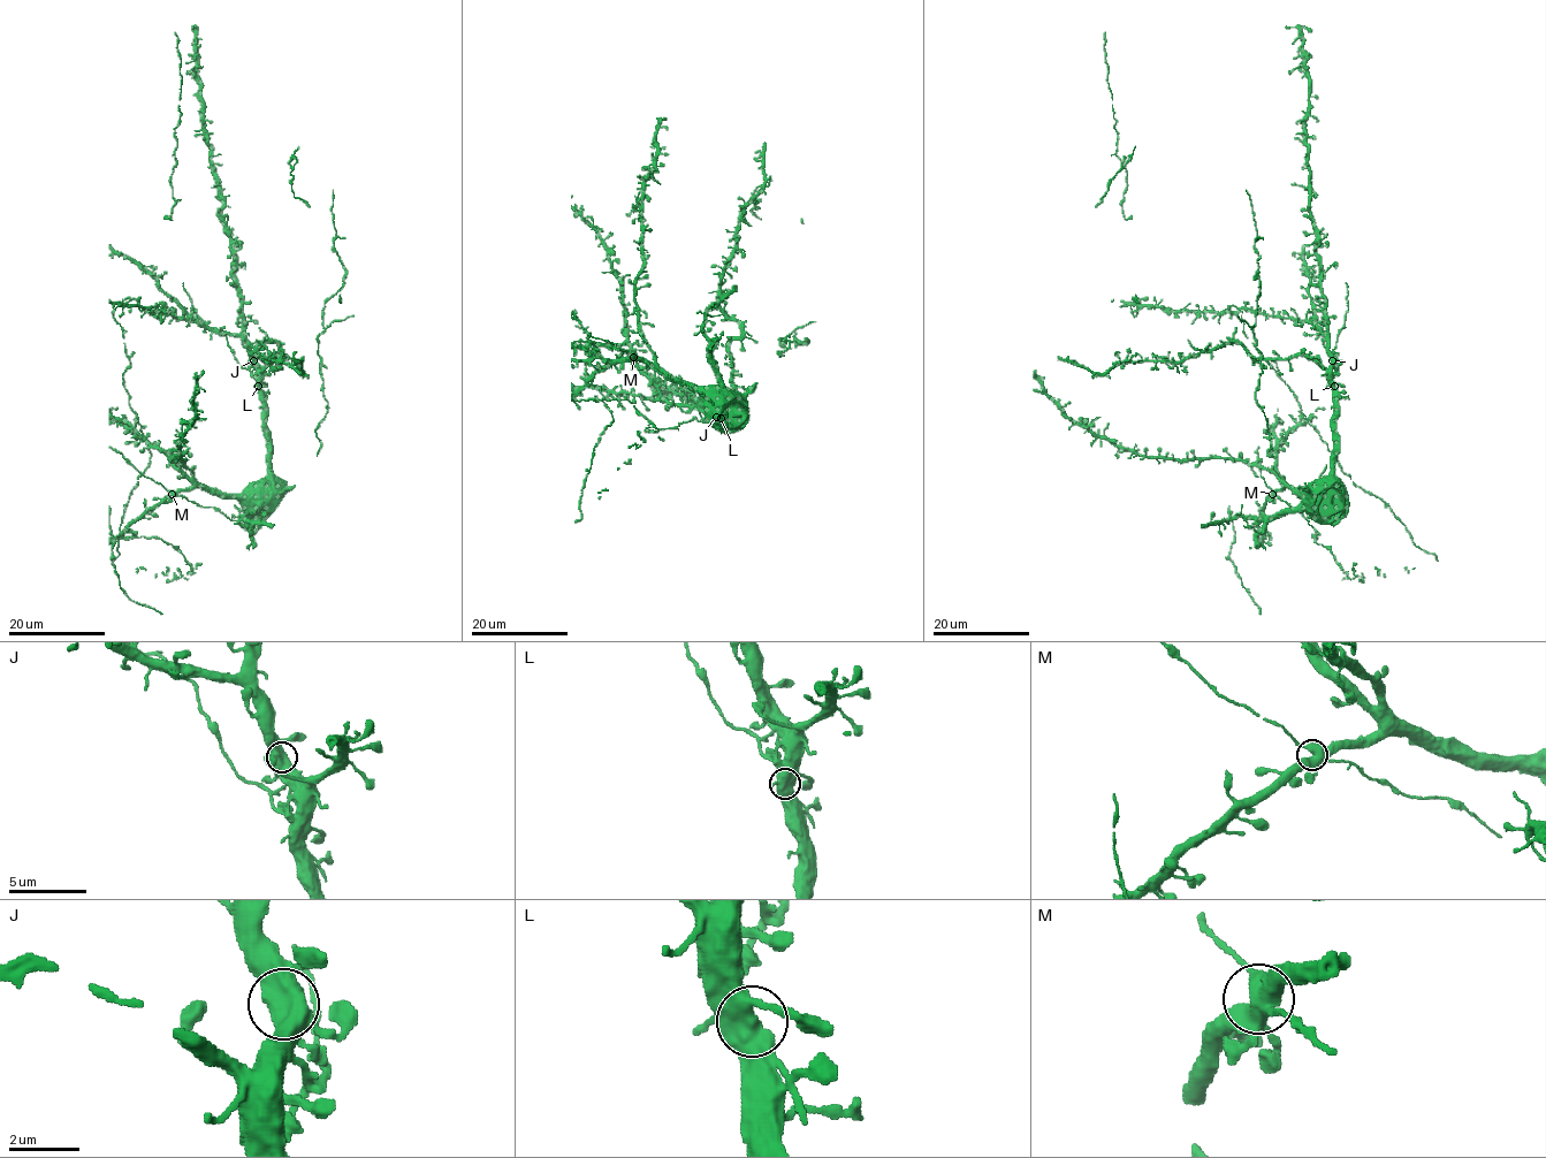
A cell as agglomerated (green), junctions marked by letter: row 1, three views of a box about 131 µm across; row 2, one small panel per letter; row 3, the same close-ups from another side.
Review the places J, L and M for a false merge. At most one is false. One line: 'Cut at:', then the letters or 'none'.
Cut at: L

